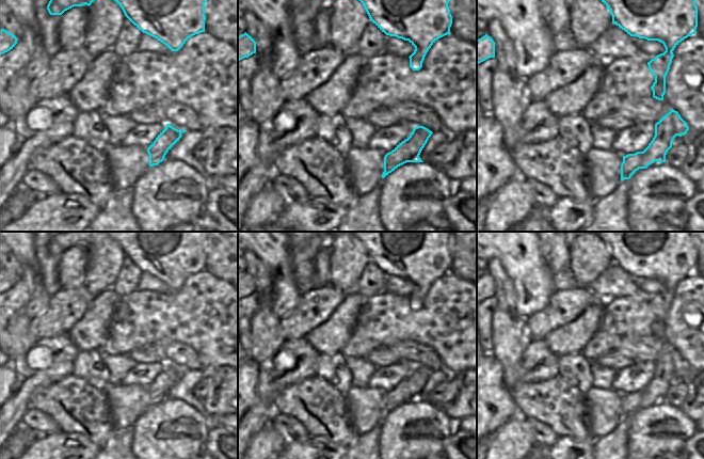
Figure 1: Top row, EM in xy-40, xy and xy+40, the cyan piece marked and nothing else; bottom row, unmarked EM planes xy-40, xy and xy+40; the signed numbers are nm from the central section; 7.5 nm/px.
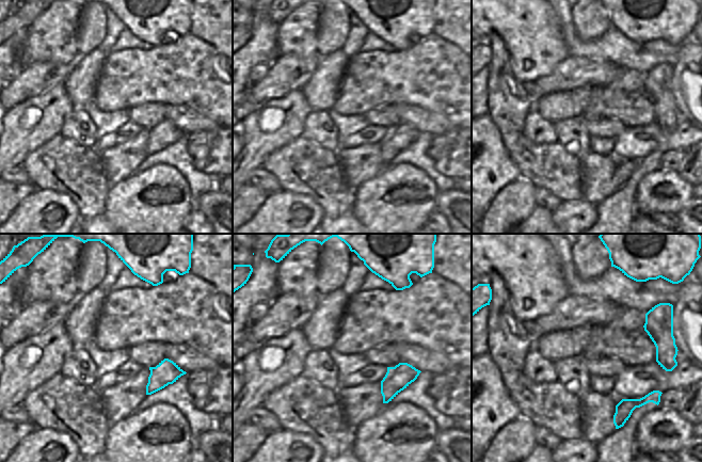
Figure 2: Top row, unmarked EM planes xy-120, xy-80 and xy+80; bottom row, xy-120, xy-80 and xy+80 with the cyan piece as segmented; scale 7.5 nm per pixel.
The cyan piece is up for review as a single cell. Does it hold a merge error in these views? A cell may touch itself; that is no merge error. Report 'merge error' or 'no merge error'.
merge error

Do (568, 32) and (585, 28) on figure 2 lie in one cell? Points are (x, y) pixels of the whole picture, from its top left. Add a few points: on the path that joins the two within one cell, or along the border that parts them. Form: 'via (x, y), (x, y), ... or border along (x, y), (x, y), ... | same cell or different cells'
border along (570, 11), (575, 32), (583, 40), (596, 40) | different cells

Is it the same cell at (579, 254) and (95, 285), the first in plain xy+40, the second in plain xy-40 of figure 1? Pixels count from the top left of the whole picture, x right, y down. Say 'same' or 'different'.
same

